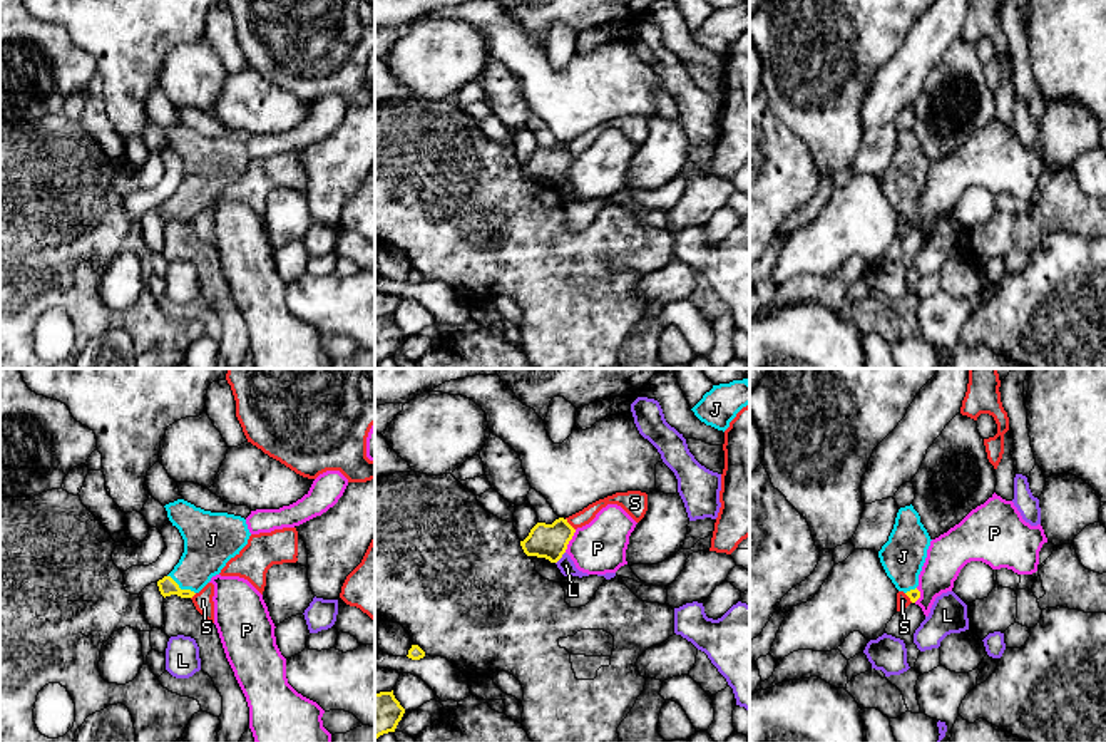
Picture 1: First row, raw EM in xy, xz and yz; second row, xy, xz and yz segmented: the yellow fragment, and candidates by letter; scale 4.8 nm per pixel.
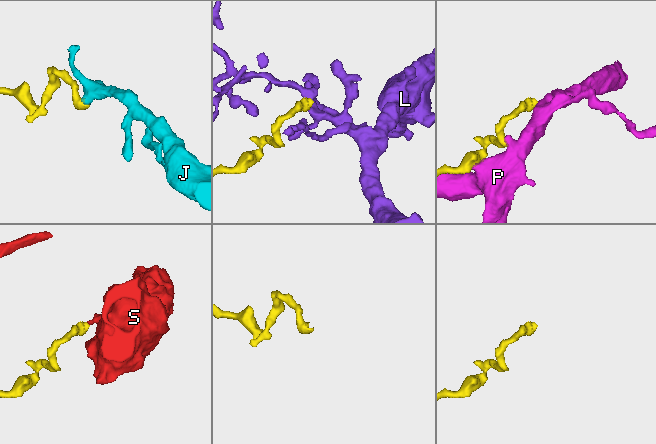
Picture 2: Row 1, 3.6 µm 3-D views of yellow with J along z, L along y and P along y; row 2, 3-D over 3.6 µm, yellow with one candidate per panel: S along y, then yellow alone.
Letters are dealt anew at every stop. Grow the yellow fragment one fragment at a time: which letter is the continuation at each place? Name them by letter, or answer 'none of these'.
J

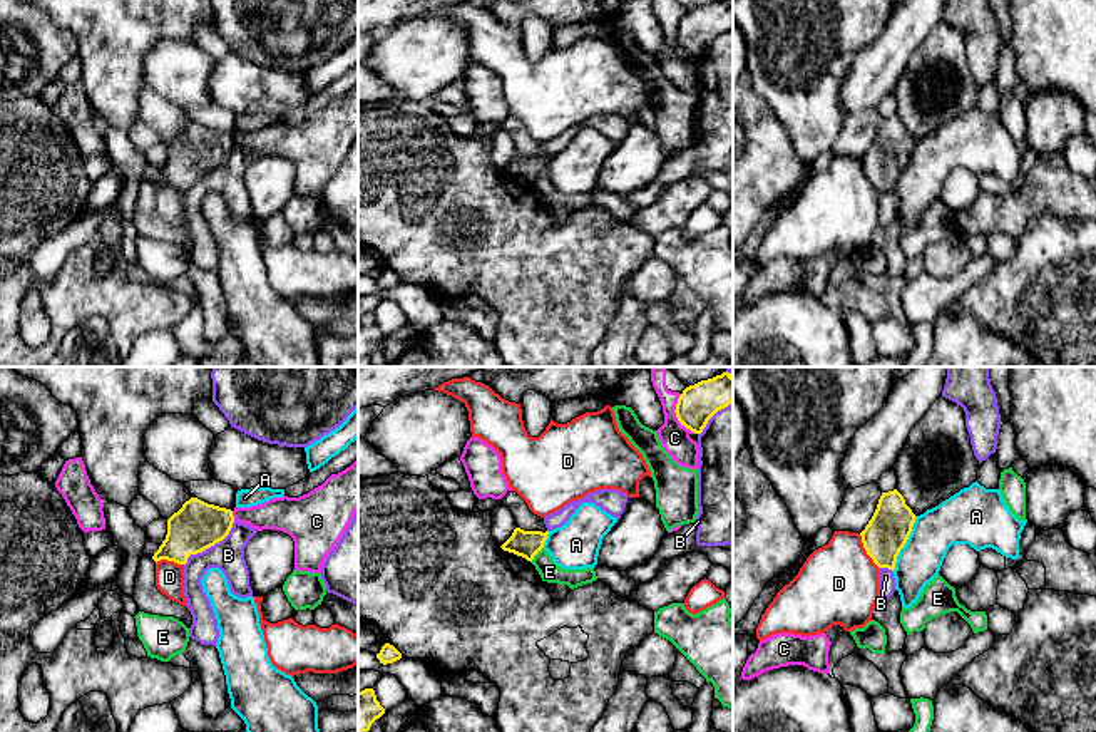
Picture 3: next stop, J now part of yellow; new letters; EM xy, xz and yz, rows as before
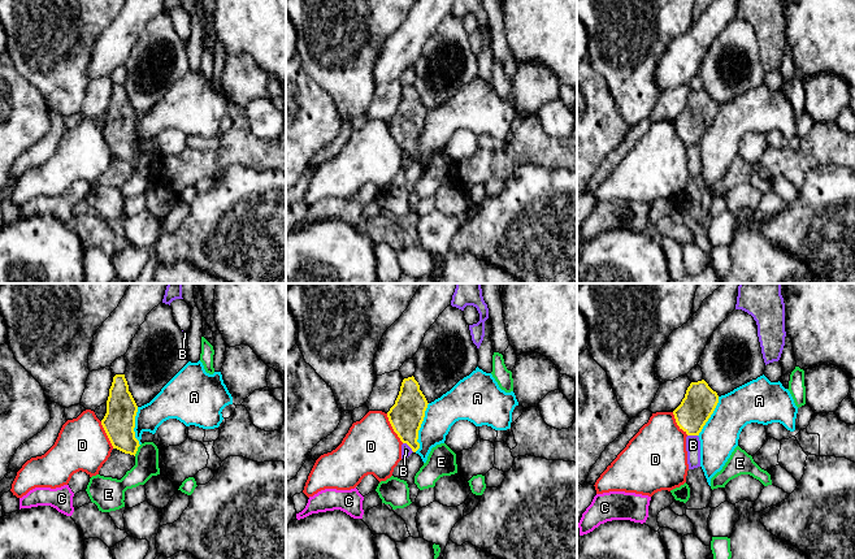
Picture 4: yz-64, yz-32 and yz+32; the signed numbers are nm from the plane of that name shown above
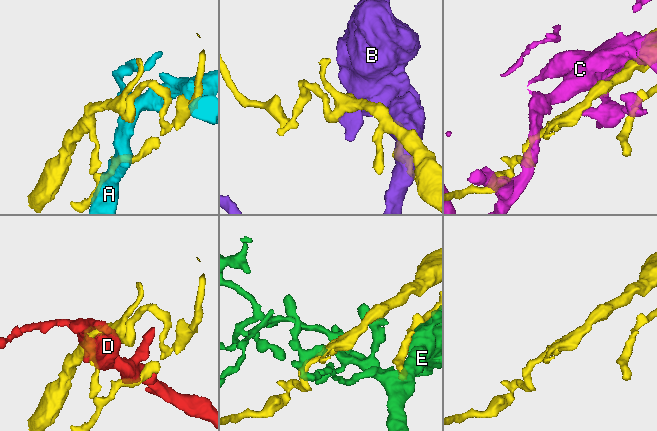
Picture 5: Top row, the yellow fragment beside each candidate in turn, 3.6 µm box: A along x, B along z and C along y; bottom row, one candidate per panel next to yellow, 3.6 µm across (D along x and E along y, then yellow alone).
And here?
none of these

